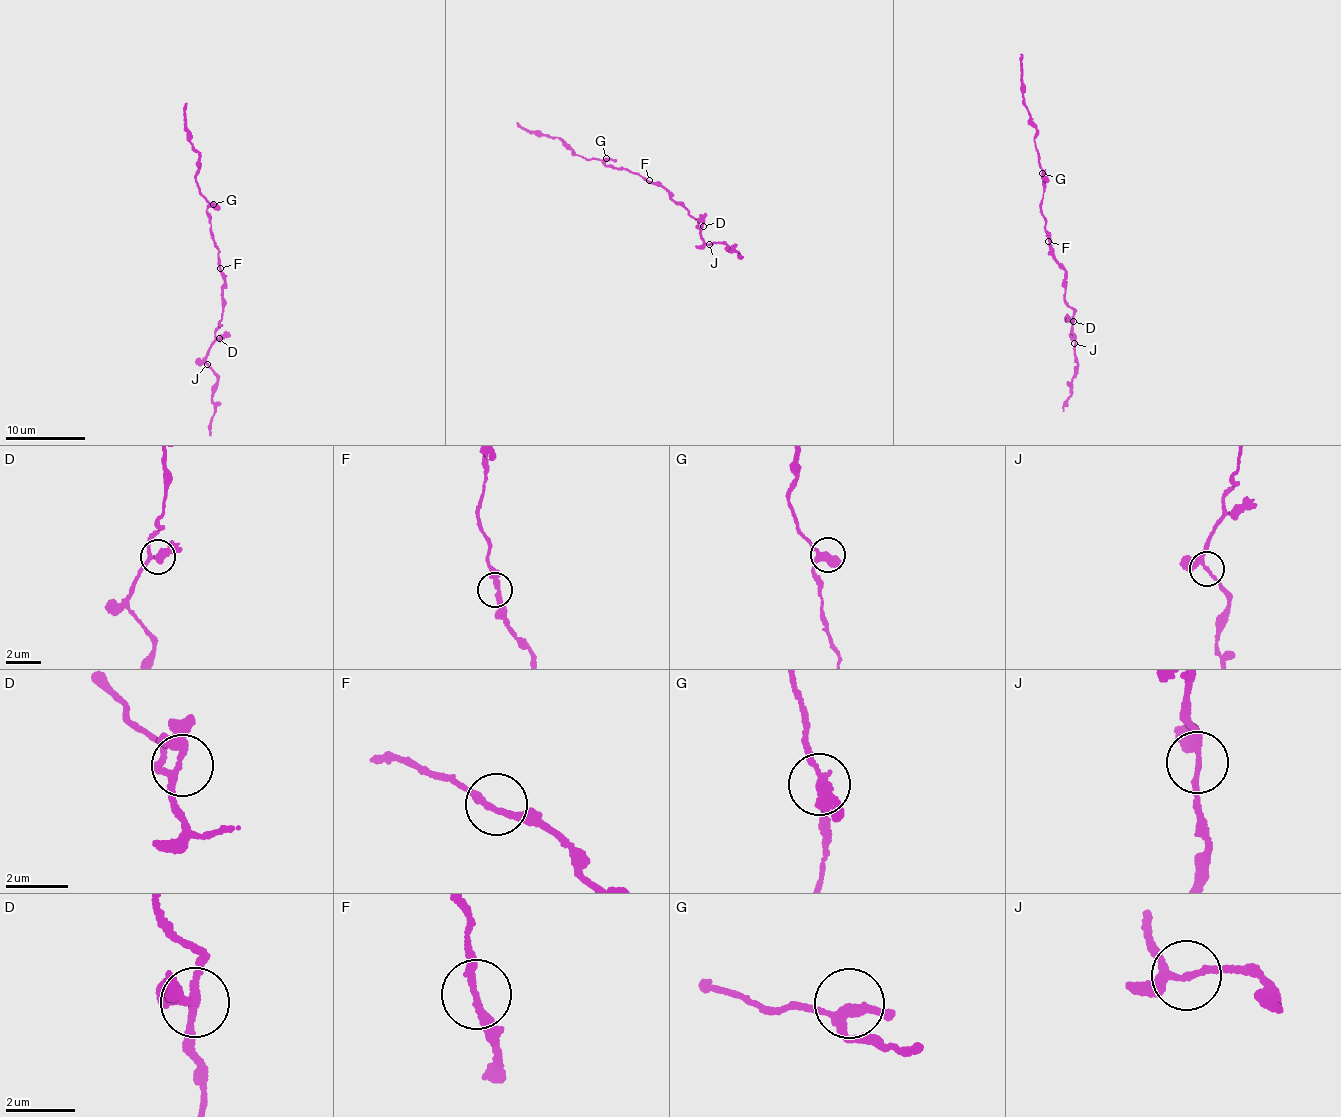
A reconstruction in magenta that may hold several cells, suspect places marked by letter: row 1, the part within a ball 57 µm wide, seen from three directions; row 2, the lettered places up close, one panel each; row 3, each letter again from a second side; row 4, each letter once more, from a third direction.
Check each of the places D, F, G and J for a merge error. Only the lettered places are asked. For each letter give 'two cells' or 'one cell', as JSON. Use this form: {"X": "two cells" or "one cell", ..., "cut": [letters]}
{"D": "one cell", "F": "one cell", "G": "one cell", "J": "one cell", "cut": []}

